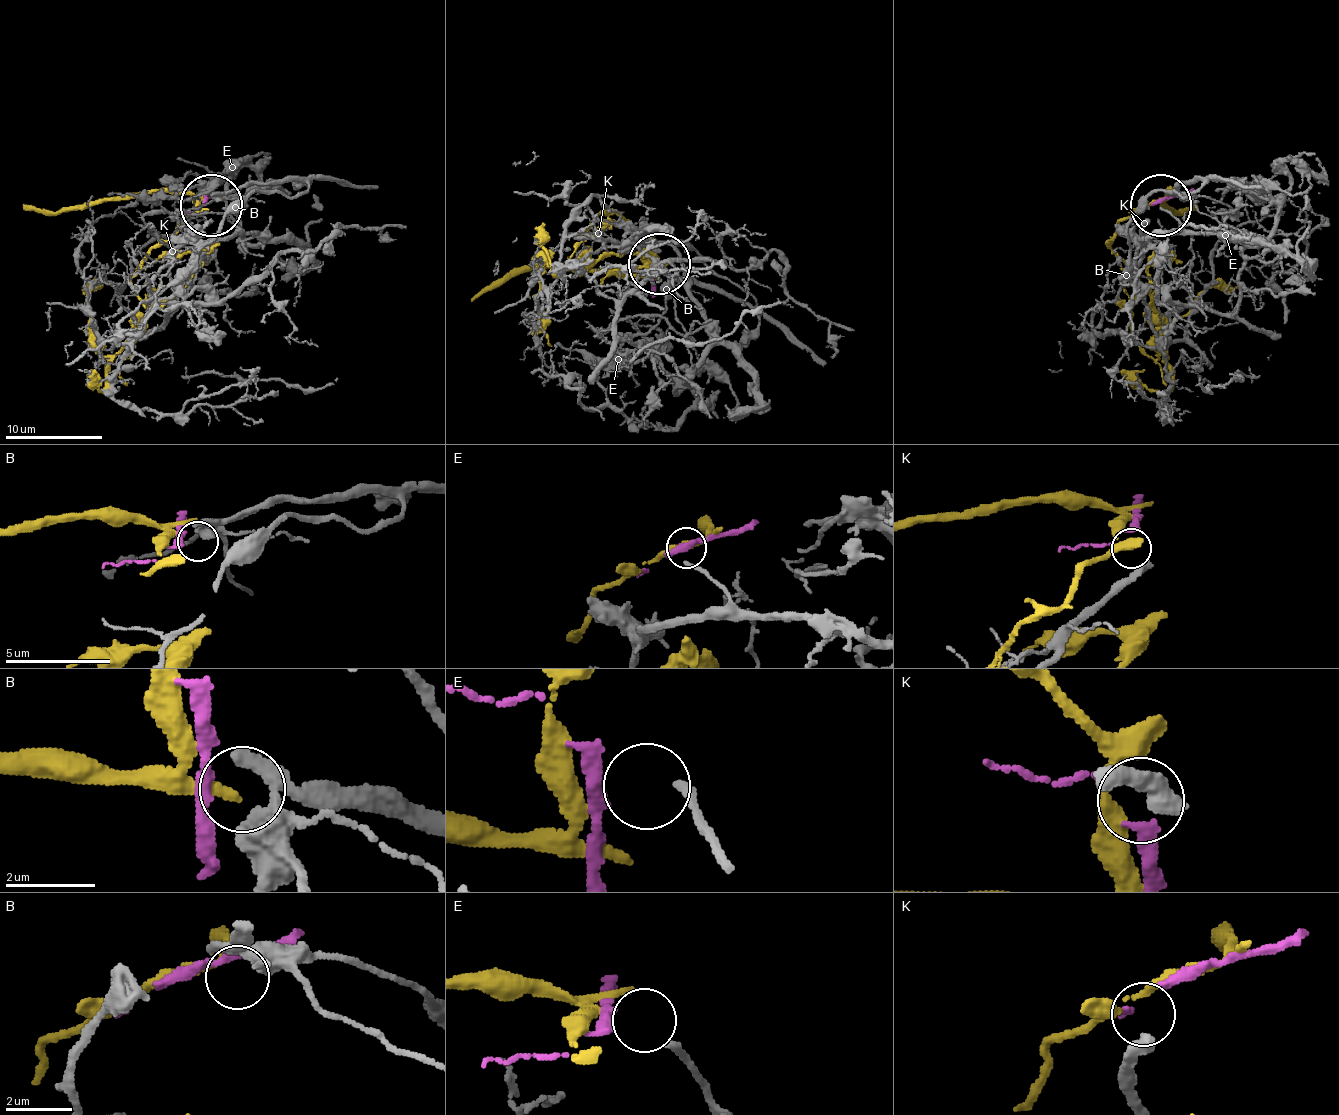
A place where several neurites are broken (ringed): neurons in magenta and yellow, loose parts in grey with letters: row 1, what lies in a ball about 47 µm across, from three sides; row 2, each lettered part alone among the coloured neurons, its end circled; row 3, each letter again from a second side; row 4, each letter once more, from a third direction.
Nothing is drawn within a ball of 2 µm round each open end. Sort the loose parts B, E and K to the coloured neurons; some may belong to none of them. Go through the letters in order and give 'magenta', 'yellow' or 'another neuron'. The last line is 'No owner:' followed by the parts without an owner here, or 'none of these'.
B: another neuron
E: another neuron
K: magenta
No owner: B, E

